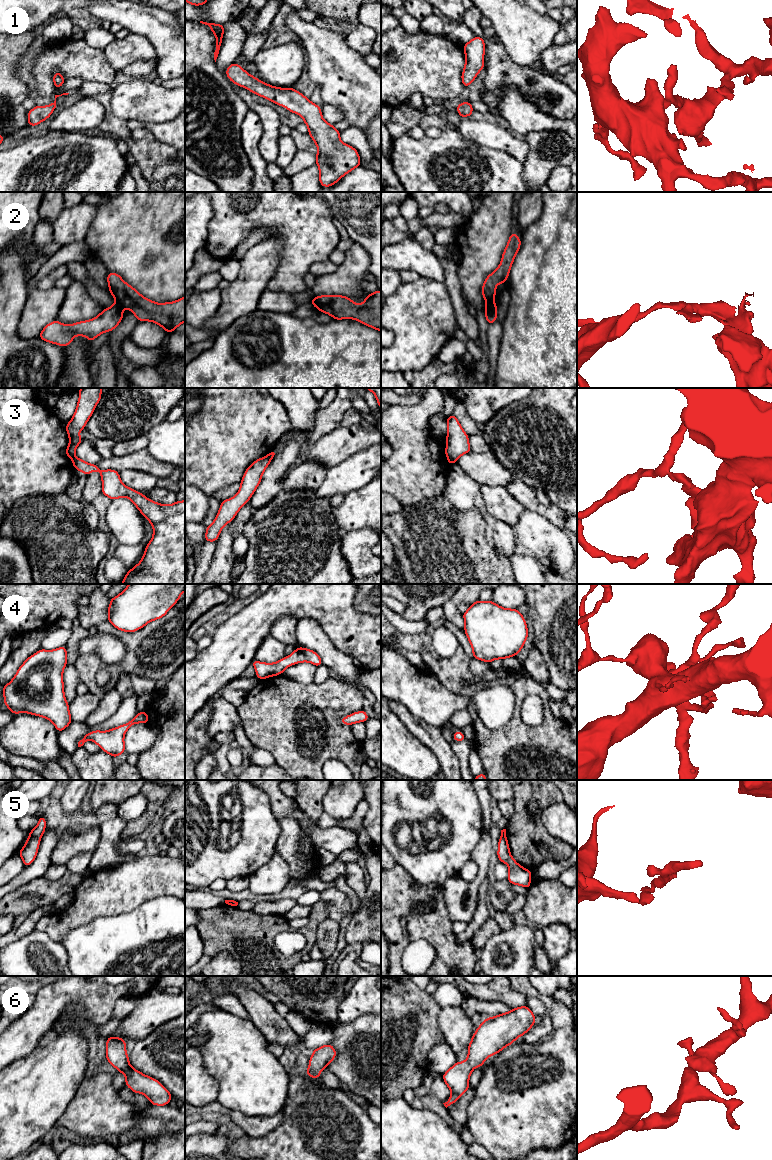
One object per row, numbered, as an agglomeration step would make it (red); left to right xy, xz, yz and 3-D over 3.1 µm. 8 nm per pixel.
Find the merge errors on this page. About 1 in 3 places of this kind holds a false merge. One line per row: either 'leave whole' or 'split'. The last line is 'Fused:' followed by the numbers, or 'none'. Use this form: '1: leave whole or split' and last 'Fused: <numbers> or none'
1: leave whole
2: split
3: split
4: leave whole
5: split
6: leave whole
Fused: 2, 3, 5

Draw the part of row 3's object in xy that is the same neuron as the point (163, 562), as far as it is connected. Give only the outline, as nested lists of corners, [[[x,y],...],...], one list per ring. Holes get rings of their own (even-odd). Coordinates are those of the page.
[[[77,457],[72,458],[73,467],[83,474],[101,473],[102,494],[115,500],[129,498],[141,514],[152,524],[153,537],[145,547],[141,561],[128,570],[122,584],[185,584],[185,500],[164,505],[152,501],[144,494],[123,484],[116,470],[101,470],[97,464],[89,464]]]

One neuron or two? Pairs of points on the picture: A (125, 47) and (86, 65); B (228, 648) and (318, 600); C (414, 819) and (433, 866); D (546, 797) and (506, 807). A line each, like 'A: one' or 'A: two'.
A: two
B: one
C: one
D: two

